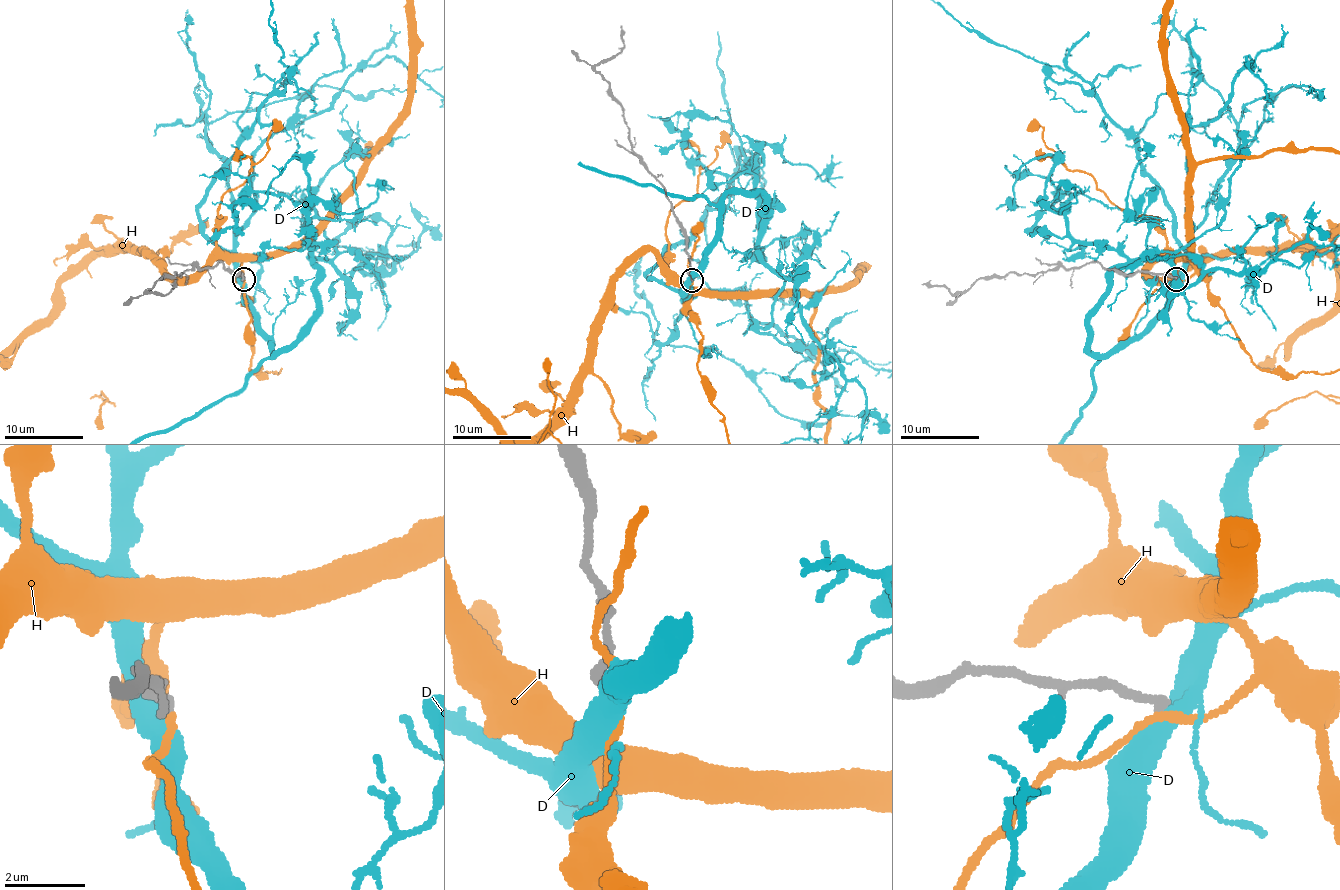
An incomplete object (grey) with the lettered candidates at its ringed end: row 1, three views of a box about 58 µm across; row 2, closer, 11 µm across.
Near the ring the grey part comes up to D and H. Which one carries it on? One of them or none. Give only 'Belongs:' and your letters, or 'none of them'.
Belongs: D

